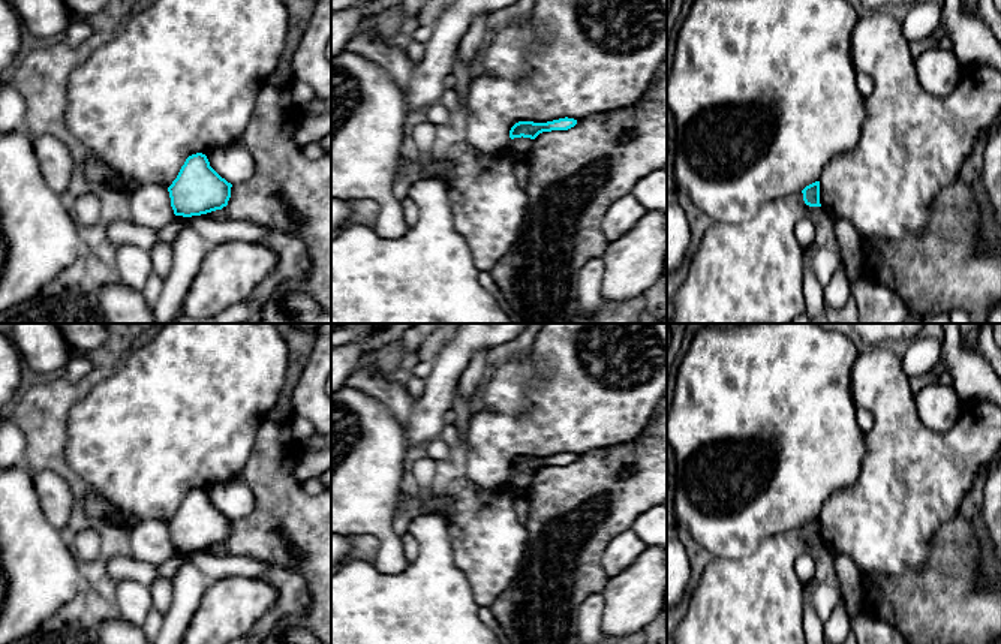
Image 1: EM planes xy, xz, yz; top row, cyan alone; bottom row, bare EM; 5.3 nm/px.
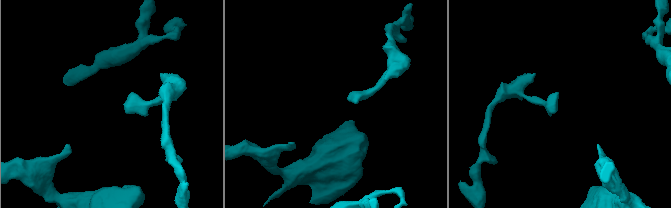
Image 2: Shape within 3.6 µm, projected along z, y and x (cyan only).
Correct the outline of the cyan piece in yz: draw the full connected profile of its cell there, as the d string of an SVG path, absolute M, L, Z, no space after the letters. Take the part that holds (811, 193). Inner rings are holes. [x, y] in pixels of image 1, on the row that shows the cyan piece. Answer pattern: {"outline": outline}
{"outline": "M820 181L806 186L803 190L803 201L809 207L821 207L820 204Z"}

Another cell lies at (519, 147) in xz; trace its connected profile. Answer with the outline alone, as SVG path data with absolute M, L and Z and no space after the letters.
M514 138L509 139L508 144L508 151L515 157L515 159L524 159L527 151L530 150L532 139L530 138Z

